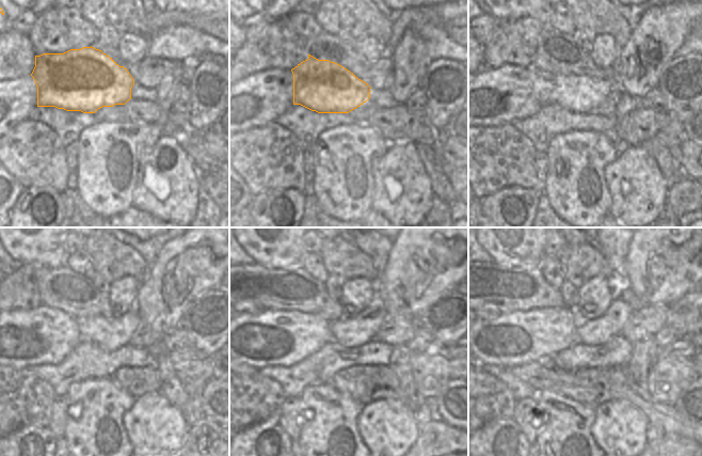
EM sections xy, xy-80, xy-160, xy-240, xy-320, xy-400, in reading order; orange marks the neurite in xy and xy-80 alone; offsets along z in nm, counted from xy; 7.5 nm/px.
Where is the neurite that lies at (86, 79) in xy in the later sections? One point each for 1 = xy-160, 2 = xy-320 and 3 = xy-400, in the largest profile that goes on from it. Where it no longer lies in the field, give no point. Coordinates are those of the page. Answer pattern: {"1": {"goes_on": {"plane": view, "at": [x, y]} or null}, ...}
{"1": {"goes_on": {"plane": "xy-160", "at": [578, 93]}}, "2": {"goes_on": {"plane": "xy-320", "at": [360, 329]}}, "3": {"goes_on": {"plane": "xy-400", "at": [597, 331]}}}

